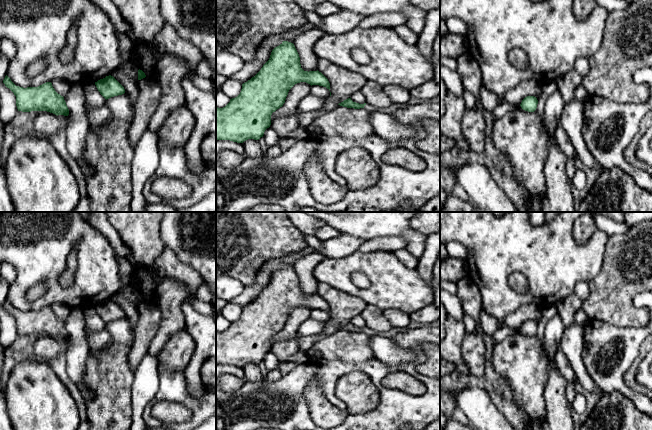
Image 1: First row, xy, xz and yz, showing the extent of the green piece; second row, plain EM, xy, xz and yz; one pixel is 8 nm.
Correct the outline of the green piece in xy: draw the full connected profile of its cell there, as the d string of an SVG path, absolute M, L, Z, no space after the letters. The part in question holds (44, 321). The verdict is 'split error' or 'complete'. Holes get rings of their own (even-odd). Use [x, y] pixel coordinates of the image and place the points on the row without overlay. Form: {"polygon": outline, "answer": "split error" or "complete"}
{"polygon": "M6 299L3 307L16 320L18 335L47 335L55 339L69 339L69 333L64 321L58 318L51 306L46 306L38 311L16 310Z", "answer": "complete"}

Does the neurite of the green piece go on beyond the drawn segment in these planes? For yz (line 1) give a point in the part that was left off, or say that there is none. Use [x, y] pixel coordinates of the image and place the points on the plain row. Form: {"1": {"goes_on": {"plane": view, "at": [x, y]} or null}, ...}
{"1": {"goes_on": null}}

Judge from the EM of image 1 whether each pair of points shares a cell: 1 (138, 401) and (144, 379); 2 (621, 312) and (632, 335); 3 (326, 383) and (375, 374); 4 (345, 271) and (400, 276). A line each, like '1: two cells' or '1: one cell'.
1: one cell
2: two cells
3: one cell
4: one cell

